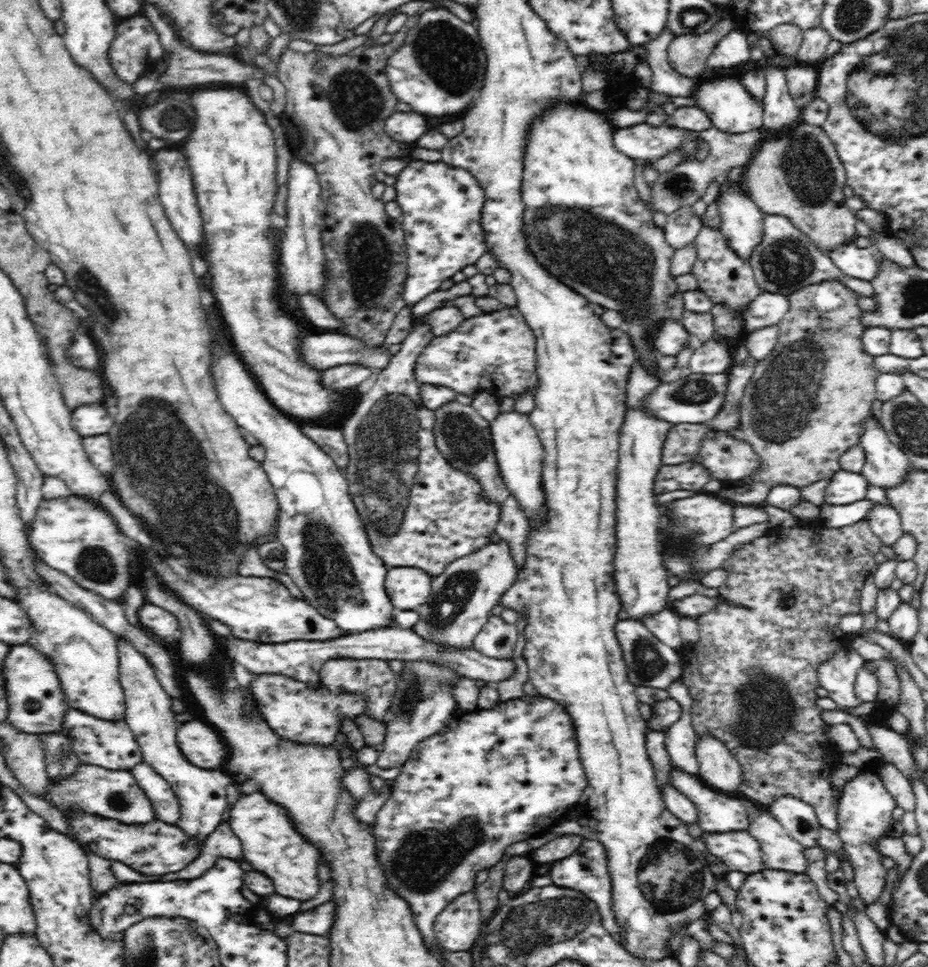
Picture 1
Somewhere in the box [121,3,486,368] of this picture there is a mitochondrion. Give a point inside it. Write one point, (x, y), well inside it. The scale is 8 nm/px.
(449, 56)

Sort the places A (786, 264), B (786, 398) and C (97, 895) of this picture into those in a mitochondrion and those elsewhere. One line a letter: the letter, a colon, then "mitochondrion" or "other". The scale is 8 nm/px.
A: mitochondrion
B: mitochondrion
C: other

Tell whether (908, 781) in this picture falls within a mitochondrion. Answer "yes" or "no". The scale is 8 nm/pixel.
no

